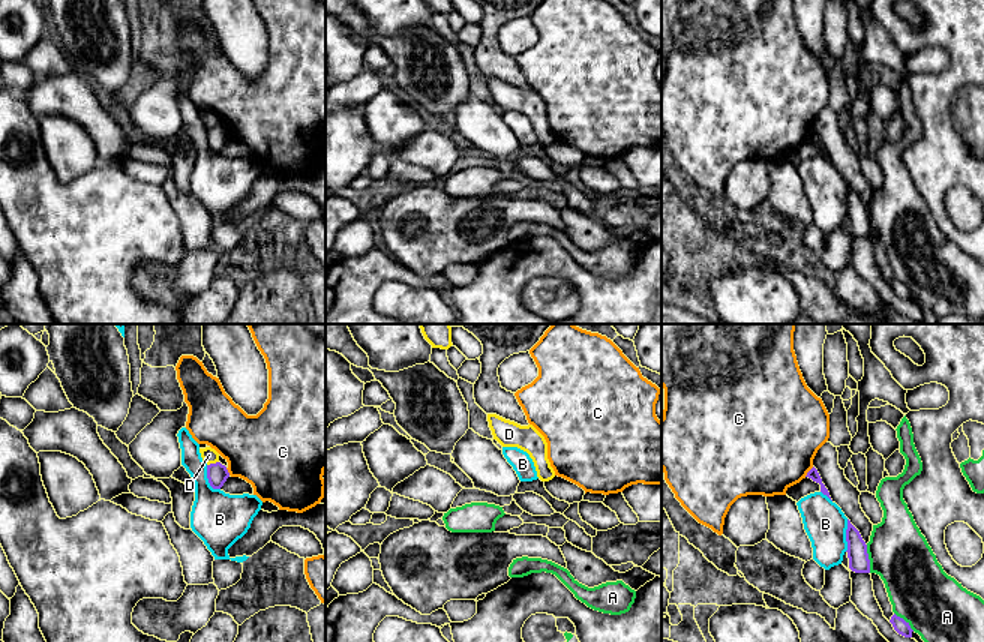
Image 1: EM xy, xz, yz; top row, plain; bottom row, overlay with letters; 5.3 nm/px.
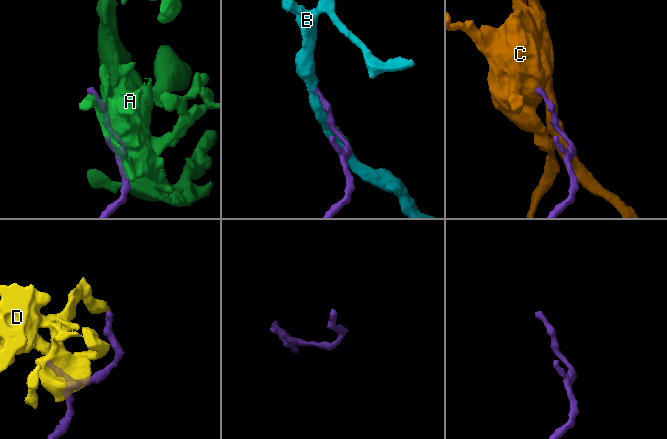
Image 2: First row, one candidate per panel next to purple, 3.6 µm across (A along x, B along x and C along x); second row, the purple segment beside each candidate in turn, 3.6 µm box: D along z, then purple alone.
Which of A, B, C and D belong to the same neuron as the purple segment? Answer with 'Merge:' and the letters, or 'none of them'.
Merge: none of them

